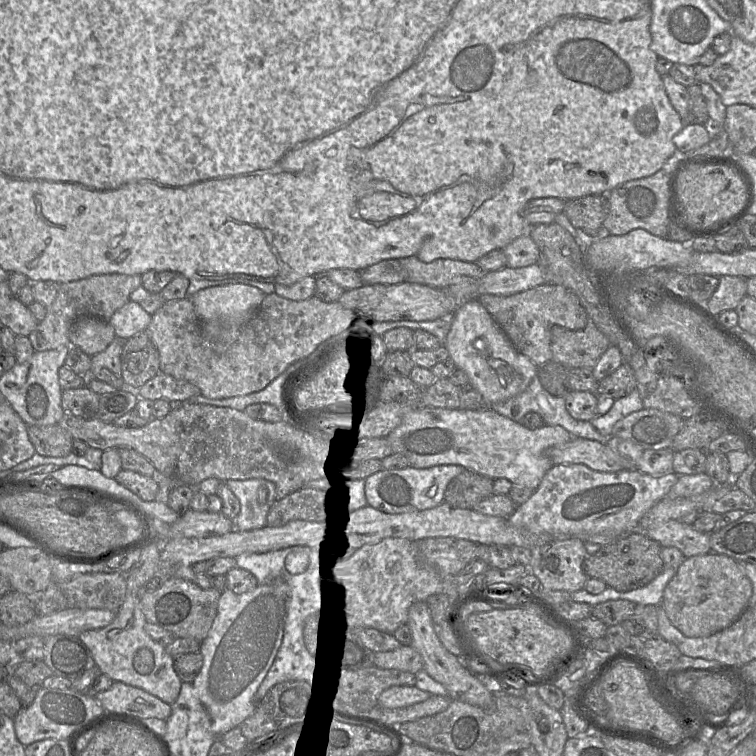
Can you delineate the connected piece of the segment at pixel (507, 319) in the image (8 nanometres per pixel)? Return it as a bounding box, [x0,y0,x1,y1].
[477,283,590,367]

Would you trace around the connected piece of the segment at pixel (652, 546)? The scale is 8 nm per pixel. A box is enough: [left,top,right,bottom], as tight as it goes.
[582,531,664,592]

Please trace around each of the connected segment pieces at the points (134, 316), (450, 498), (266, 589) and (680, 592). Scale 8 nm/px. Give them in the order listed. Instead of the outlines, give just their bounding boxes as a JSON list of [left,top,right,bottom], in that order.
[[109,300,152,340],[444,470,493,509],[192,580,289,737],[662,552,752,637]]

